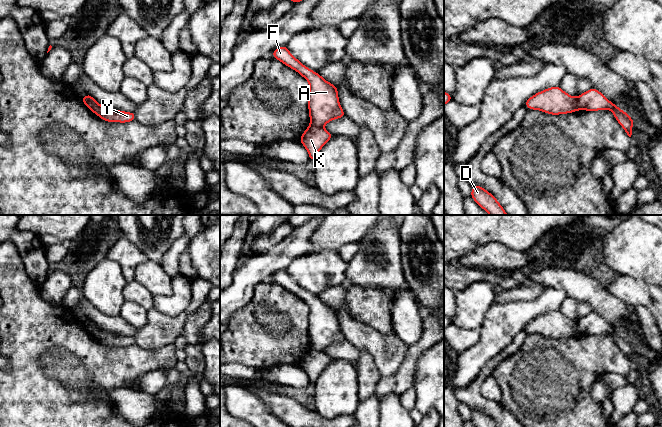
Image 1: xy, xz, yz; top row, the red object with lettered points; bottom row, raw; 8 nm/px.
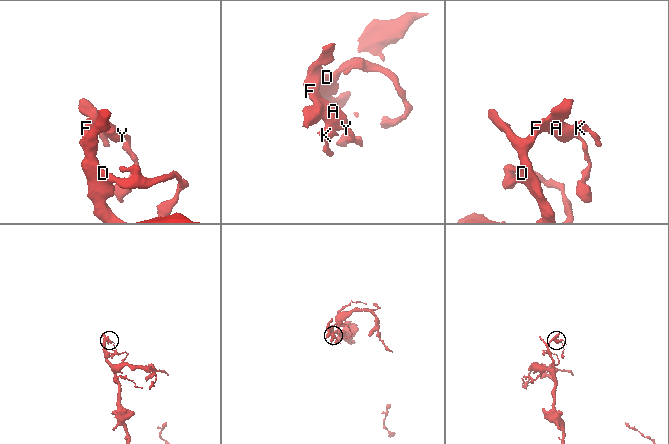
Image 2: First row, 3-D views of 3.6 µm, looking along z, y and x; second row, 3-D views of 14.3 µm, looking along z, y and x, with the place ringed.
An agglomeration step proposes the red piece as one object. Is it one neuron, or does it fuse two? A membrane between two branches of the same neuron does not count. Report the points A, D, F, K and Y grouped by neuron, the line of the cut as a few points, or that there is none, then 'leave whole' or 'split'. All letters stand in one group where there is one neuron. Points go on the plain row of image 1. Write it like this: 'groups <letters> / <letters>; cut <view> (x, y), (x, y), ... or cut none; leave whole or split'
groups A D F Y / K; cut xz (310, 347), (322, 351); split

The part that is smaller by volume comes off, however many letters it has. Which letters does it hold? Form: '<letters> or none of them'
K

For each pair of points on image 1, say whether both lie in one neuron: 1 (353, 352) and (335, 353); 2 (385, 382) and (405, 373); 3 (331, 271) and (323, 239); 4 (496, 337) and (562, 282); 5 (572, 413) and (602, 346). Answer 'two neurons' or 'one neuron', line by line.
1: one neuron
2: one neuron
3: two neurons
4: two neurons
5: one neuron

